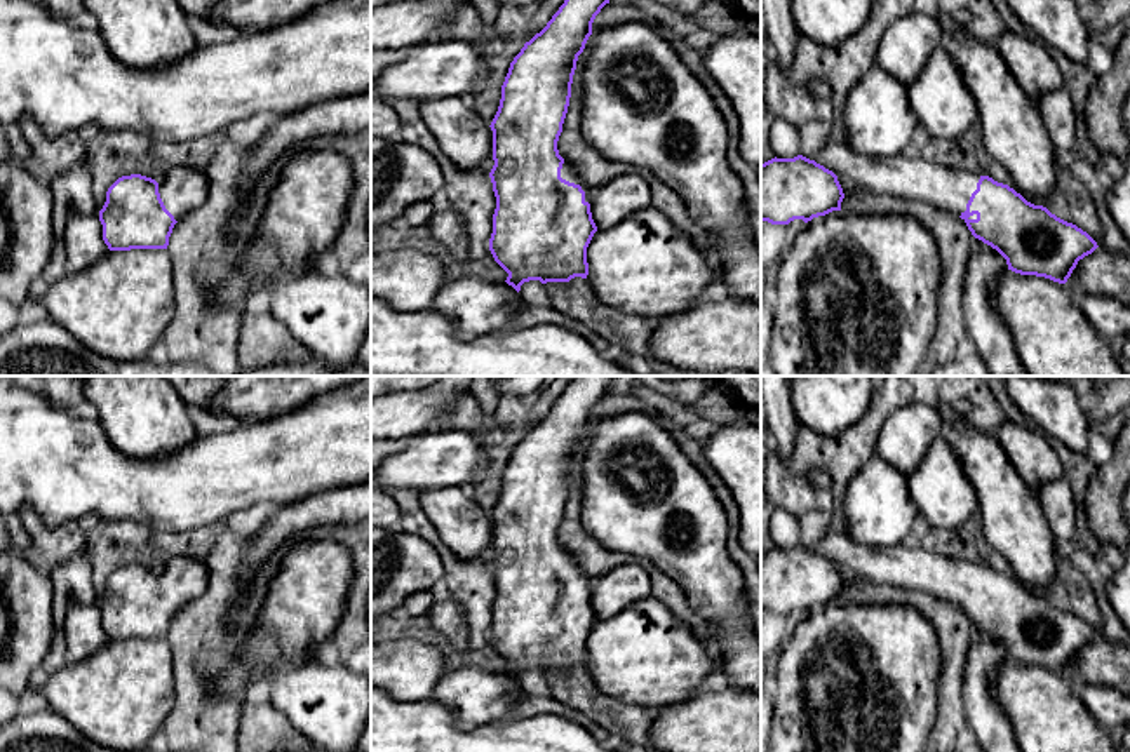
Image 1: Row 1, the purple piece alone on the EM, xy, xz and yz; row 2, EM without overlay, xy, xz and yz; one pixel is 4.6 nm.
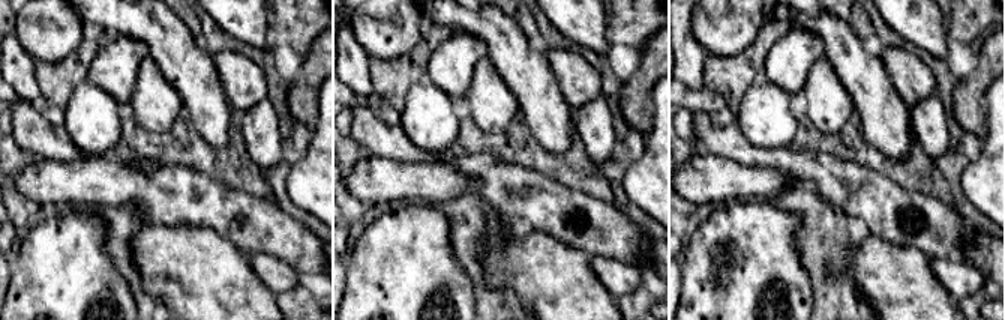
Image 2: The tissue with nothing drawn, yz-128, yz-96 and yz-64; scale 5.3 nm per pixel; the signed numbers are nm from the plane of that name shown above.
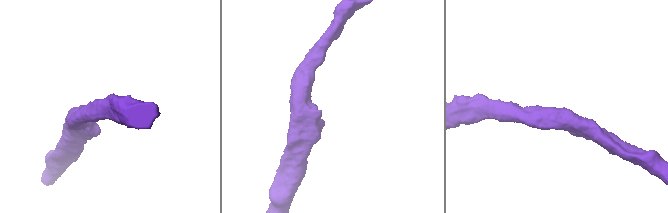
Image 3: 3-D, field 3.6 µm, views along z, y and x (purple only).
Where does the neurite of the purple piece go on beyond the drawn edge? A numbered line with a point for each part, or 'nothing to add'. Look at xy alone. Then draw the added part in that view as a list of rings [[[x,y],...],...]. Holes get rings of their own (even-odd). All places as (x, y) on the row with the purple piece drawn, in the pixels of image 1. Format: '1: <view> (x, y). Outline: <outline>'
1: xy (183, 188). Outline: [[[176,165],[157,183],[160,198],[176,221],[207,200],[207,176],[195,167]]]

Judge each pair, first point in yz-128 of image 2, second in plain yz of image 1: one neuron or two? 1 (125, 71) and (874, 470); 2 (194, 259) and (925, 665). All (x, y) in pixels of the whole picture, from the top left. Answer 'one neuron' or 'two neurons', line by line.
1: two neurons
2: two neurons

